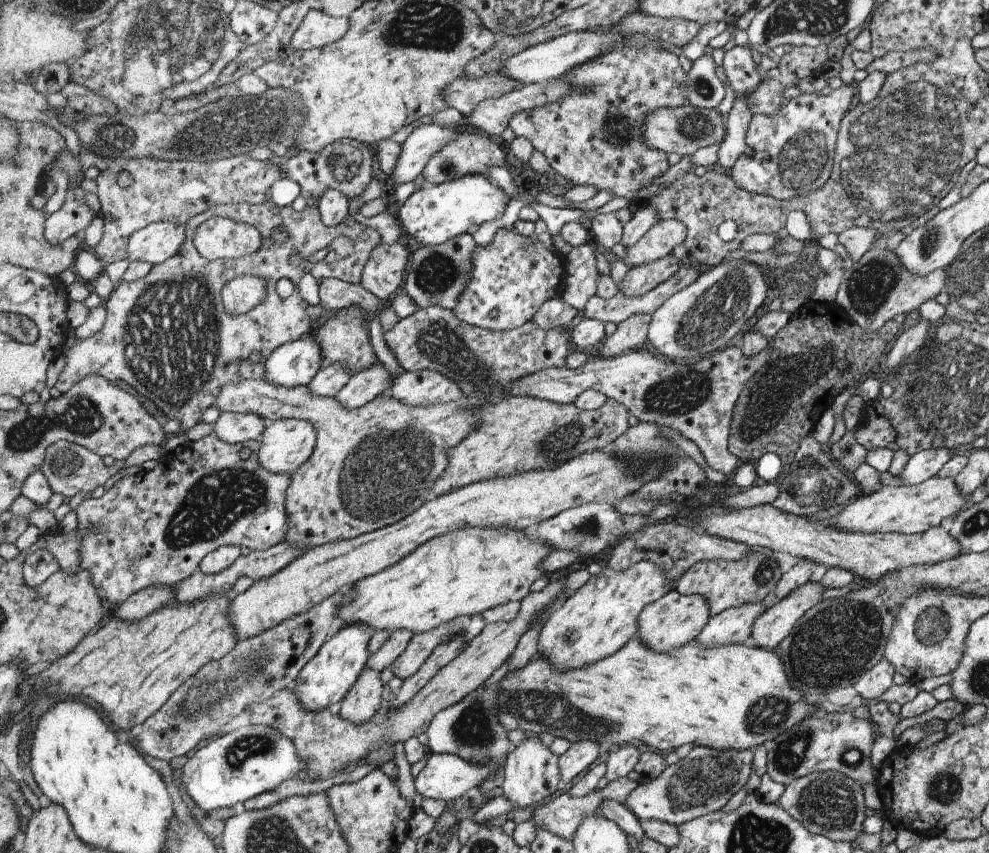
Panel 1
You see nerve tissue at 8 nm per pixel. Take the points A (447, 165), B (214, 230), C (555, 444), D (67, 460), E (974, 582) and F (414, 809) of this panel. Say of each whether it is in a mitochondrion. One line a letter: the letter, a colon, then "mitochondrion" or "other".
A: mitochondrion
B: other
C: mitochondrion
D: mitochondrion
E: other
F: other

